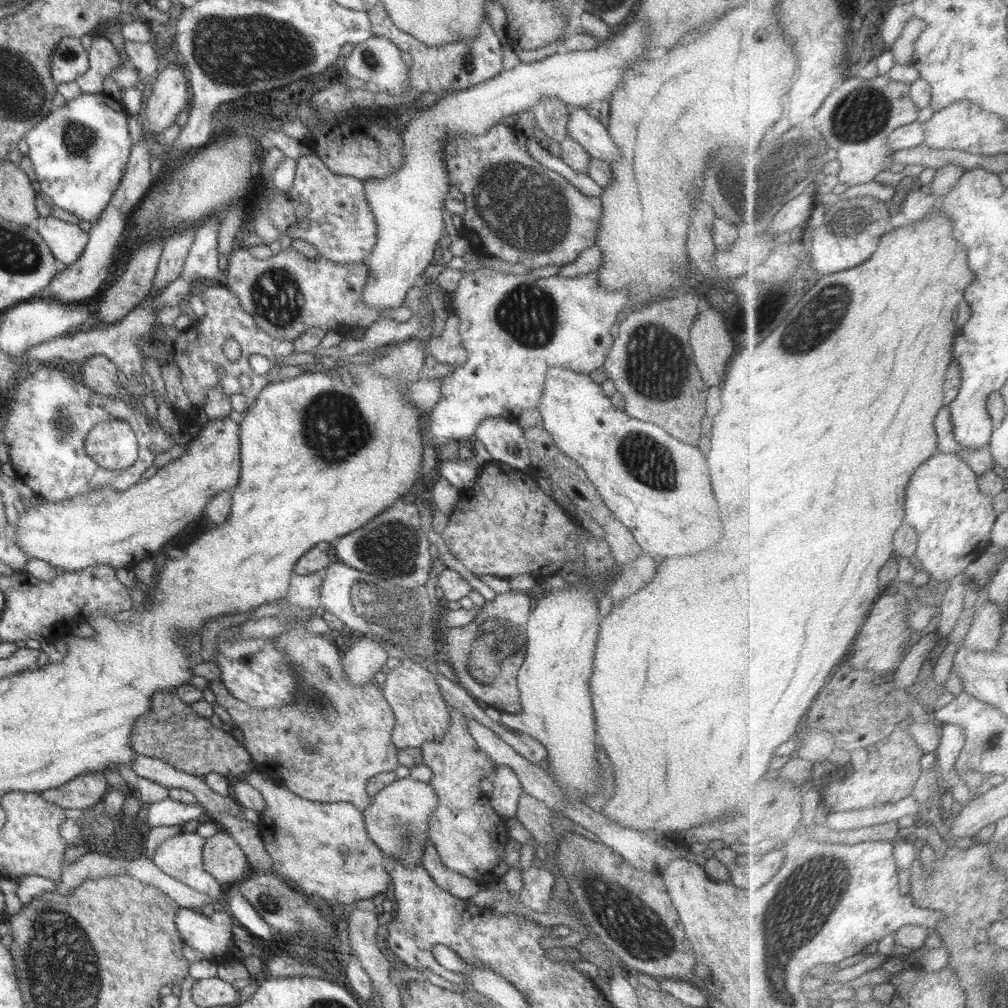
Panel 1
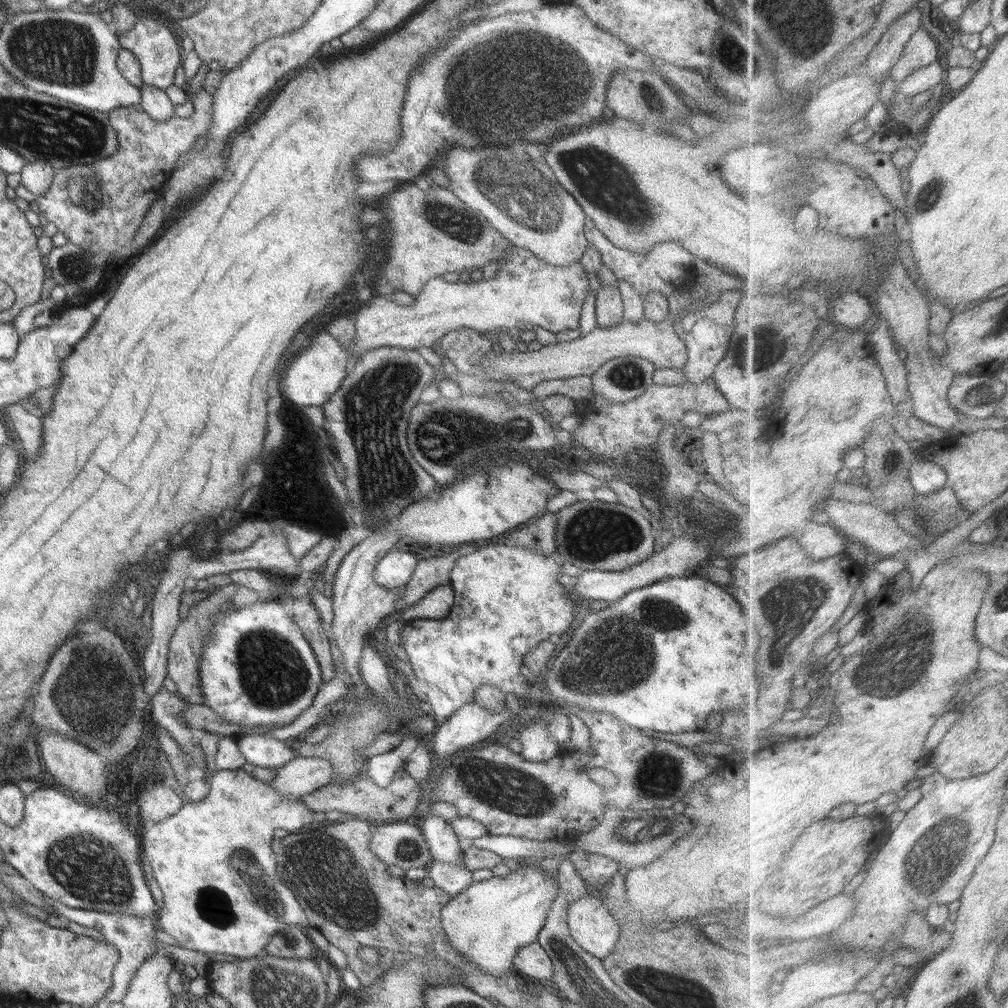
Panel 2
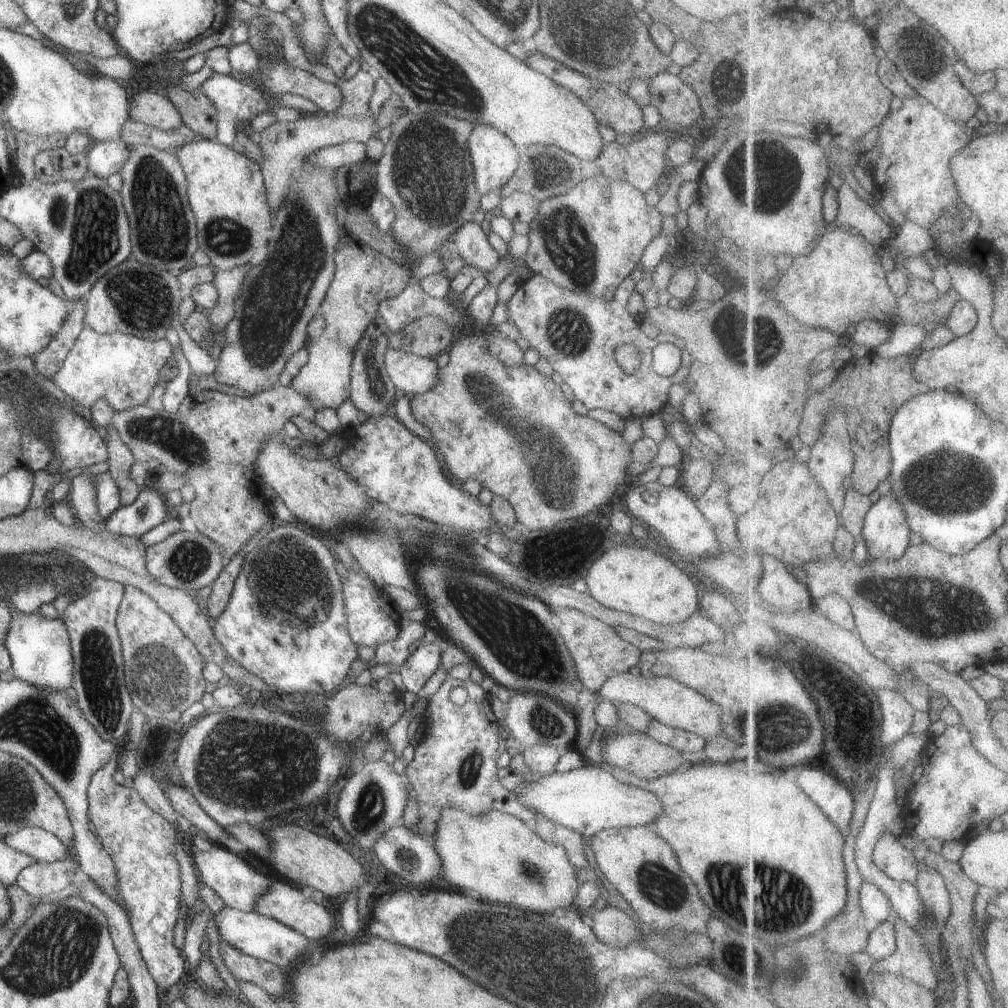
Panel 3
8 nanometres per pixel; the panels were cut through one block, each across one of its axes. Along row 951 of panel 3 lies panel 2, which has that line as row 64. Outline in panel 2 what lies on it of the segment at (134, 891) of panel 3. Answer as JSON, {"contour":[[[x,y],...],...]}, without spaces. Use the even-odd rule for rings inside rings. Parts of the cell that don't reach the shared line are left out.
{"contour":[[[142,17],[137,19],[128,31],[118,33],[117,36],[121,48],[134,52],[134,56],[136,56],[141,66],[141,77],[144,83],[163,91],[168,86],[172,86],[176,68],[181,66],[184,51],[181,48],[179,36],[175,32],[172,33],[170,26],[166,26],[164,23],[150,17]]]}

